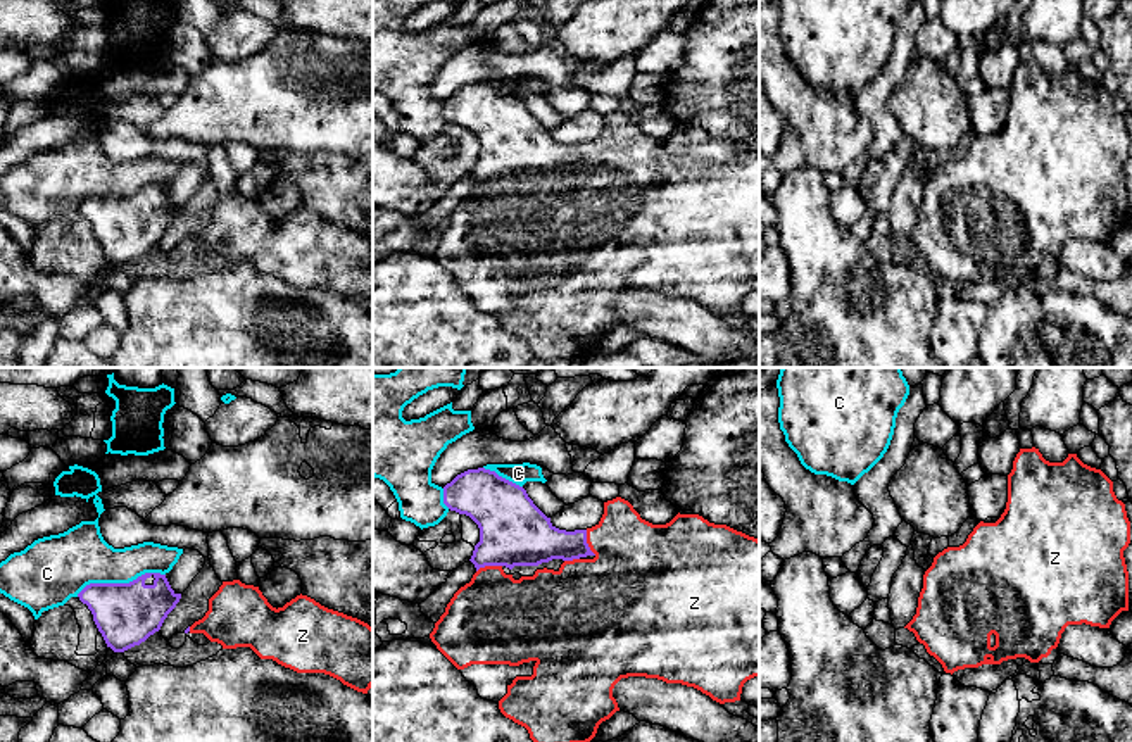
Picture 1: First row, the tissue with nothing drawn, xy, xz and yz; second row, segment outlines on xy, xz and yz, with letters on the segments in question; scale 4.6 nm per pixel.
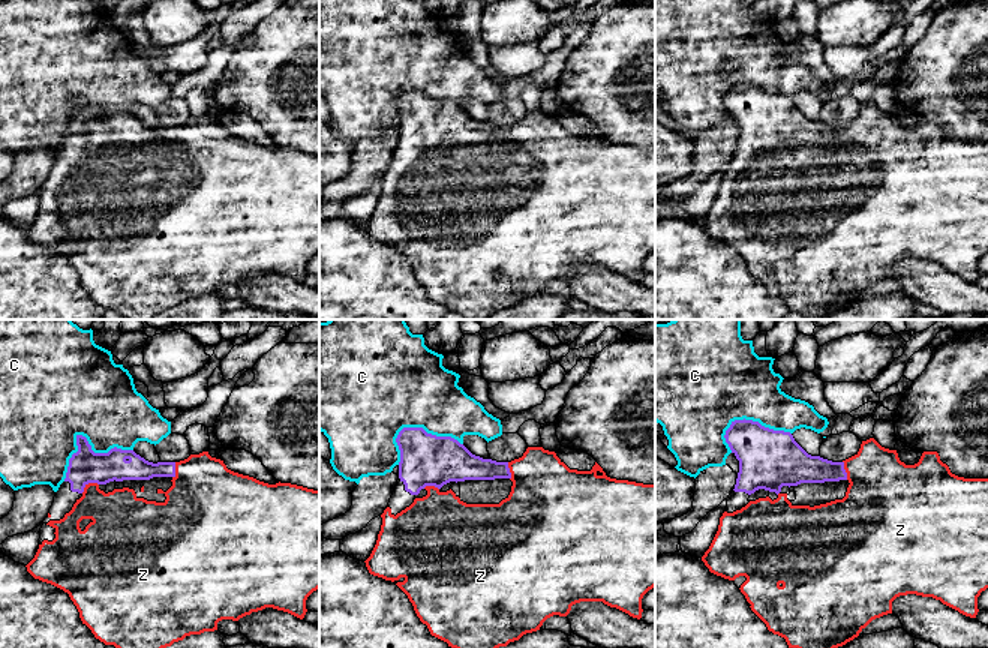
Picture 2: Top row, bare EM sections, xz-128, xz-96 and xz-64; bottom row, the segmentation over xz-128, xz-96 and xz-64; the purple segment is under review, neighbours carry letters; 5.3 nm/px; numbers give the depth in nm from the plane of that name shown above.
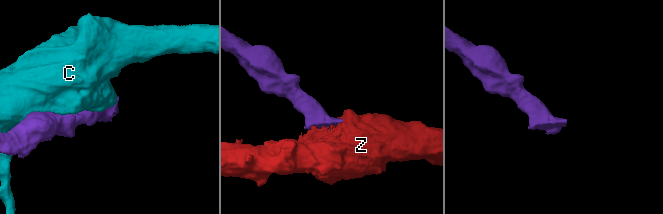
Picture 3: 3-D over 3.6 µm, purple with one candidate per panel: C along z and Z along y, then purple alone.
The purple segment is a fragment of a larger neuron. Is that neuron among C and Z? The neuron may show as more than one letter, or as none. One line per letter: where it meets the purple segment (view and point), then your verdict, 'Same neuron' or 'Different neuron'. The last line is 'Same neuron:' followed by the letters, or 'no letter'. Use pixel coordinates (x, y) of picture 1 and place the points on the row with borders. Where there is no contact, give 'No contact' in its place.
C: Touches purple at xy (119, 584). Different neuron
Z: Touches purple at xz (585, 542). Same neuron
Same neuron: Z

